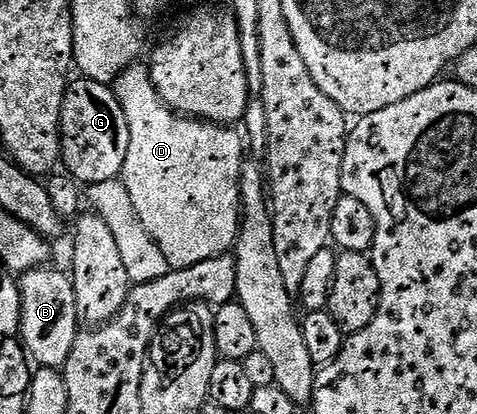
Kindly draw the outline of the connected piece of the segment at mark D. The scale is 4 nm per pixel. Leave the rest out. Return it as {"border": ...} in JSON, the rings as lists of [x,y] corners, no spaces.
{"border":[[[136,62],[125,68],[111,87],[119,106],[123,106],[131,134],[120,179],[131,194],[143,229],[162,250],[170,269],[199,266],[199,262],[226,255],[236,245],[237,229],[241,226],[241,167],[247,163],[247,144],[242,133],[237,133],[236,127],[194,120],[168,108],[155,90],[155,82],[144,63]]]}

